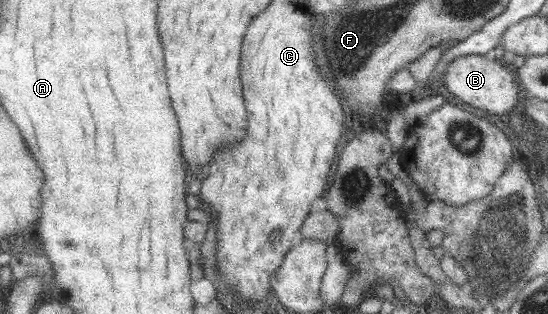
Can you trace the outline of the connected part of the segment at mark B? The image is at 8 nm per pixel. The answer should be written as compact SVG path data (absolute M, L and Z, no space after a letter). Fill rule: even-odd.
M465 55L456 56L446 64L442 82L456 100L471 105L476 109L487 112L491 116L509 113L516 104L517 76L502 61L496 61L491 56Z

